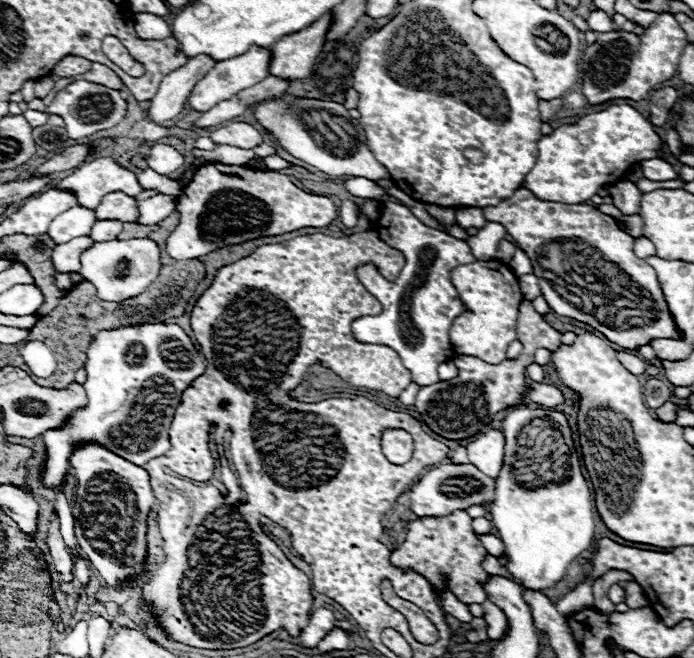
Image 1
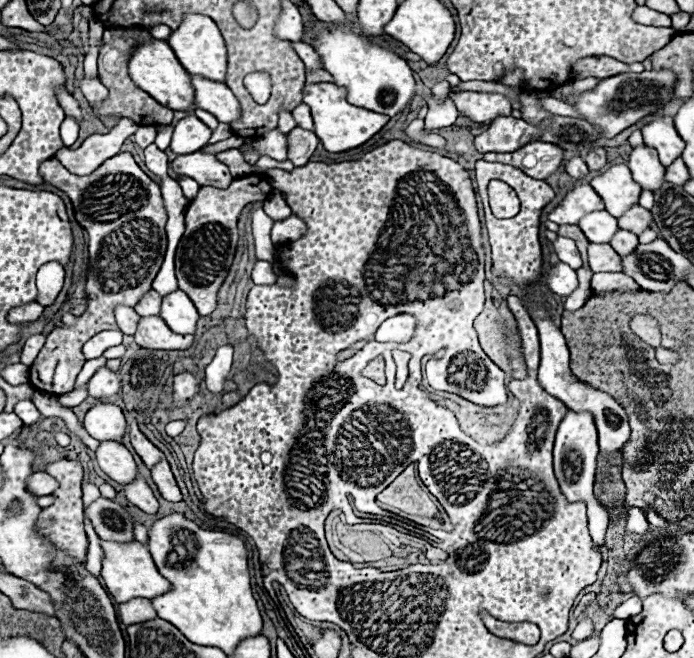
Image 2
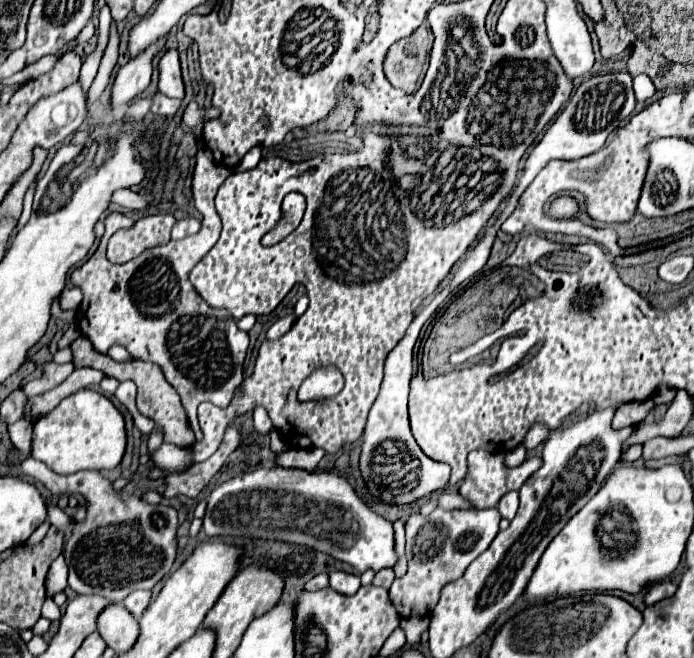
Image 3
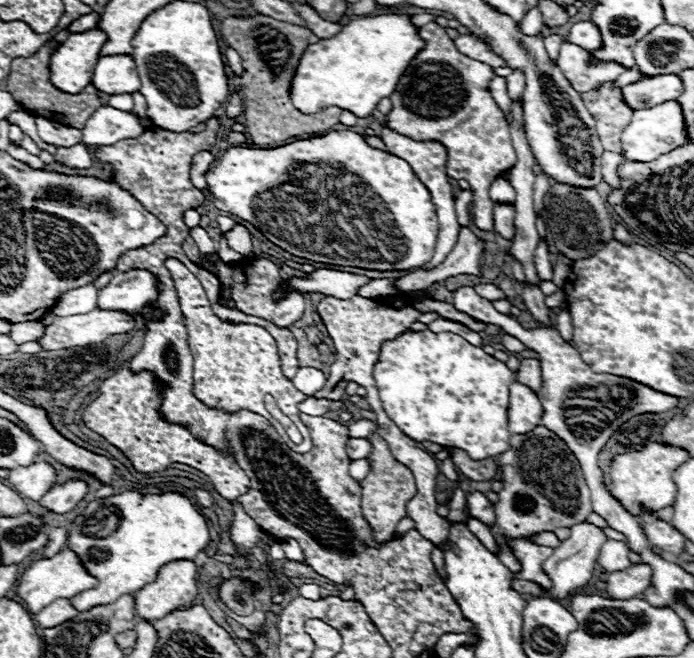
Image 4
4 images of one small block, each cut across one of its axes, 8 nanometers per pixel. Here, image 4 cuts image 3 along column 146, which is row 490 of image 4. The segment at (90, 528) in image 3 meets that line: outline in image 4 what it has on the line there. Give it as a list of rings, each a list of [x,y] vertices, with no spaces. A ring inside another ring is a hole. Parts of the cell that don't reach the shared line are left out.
[[[536,426],[528,434],[512,436],[510,450],[500,454],[498,466],[504,490],[498,494],[498,504],[494,506],[496,526],[492,528],[492,534],[502,548],[498,558],[512,572],[516,572],[520,570],[520,564],[510,554],[504,536],[528,538],[530,534],[542,530],[554,532],[560,526],[574,526],[584,522],[584,518],[592,514],[592,500],[576,456],[546,426]]]

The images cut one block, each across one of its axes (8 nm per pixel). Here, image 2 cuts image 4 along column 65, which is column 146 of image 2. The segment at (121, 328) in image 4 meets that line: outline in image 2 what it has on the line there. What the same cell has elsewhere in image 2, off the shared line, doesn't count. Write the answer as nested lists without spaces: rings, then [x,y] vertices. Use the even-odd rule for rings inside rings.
[[[144,316],[134,334],[136,344],[148,350],[186,350],[192,346],[194,336],[172,332],[160,316]]]

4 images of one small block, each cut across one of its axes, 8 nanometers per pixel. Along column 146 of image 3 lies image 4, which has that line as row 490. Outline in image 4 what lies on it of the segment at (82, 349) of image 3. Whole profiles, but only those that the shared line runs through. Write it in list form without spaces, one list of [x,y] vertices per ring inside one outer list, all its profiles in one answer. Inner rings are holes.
[[[372,432],[368,436],[368,440],[372,442],[372,452],[370,452],[370,472],[368,476],[362,480],[362,510],[366,514],[366,518],[370,520],[370,526],[376,534],[378,542],[386,542],[388,538],[394,536],[394,530],[398,526],[398,522],[406,516],[406,504],[408,500],[414,498],[416,494],[416,486],[414,486],[414,476],[412,472],[402,466],[400,462],[394,460],[386,440],[382,440],[376,432]]]

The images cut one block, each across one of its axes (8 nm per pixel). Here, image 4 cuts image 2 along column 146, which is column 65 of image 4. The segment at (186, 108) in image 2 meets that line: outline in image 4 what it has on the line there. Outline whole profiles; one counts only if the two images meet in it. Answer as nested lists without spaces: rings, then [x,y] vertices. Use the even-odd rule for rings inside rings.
[[[100,30],[70,34],[50,58],[52,84],[62,92],[80,94],[90,84],[102,42],[106,34]]]

